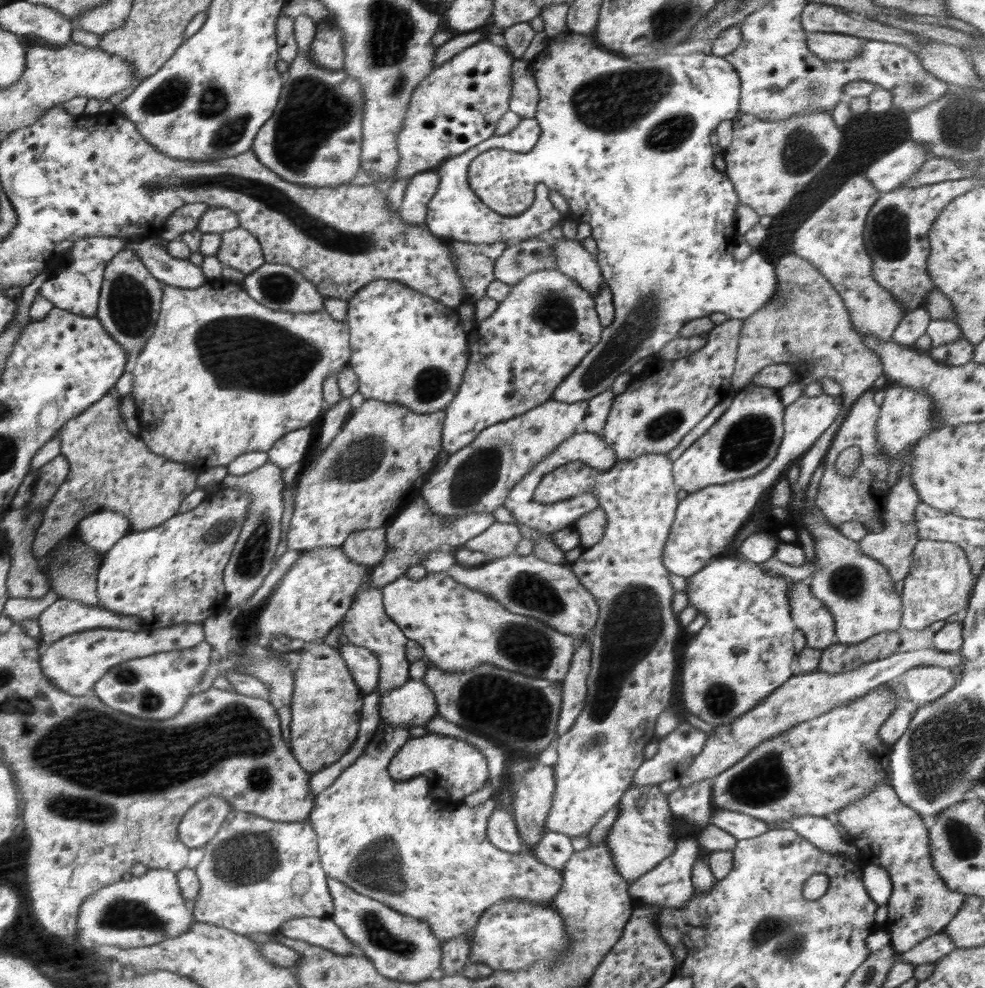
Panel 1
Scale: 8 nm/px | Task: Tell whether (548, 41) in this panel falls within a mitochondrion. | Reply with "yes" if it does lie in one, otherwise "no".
no

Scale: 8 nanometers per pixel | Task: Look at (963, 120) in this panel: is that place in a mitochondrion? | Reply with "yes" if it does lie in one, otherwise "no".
yes

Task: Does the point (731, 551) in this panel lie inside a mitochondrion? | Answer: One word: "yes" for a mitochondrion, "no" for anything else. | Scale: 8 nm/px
no

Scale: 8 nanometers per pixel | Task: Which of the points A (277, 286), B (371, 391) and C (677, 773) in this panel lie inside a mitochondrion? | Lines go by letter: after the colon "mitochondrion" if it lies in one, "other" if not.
A: mitochondrion
B: other
C: other

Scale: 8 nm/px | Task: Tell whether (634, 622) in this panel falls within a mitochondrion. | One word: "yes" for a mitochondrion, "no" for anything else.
yes

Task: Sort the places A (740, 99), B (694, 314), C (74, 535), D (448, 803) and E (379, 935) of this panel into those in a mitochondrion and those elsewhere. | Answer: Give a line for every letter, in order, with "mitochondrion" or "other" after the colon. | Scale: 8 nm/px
A: other
B: other
C: other
D: other
E: mitochondrion

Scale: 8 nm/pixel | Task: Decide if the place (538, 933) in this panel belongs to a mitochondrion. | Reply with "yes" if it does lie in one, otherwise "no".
no

